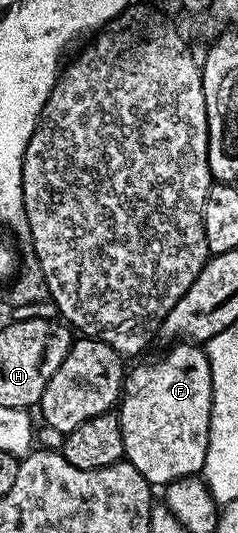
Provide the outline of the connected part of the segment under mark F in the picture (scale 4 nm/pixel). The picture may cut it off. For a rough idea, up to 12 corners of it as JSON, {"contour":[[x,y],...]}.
{"contour":[[205,347],[129,369],[125,459],[151,486],[197,477],[210,445]]}

